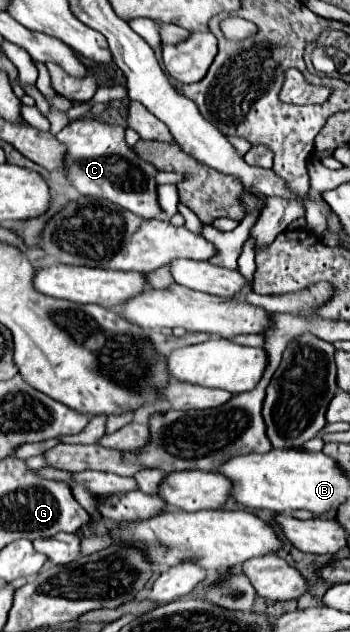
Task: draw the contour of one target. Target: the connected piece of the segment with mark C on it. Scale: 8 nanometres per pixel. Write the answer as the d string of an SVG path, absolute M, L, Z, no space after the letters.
M82 117L70 121L60 131L60 143L68 147L68 177L82 195L100 197L110 203L116 203L142 219L156 219L162 215L156 193L158 169L140 159L132 147L126 147L124 127L110 125L94 117Z

